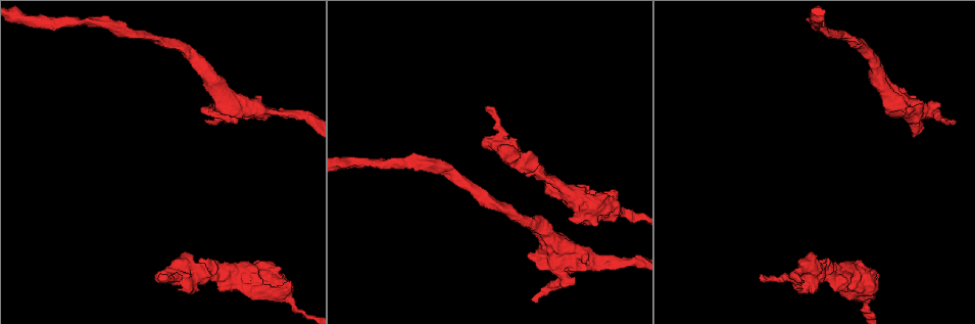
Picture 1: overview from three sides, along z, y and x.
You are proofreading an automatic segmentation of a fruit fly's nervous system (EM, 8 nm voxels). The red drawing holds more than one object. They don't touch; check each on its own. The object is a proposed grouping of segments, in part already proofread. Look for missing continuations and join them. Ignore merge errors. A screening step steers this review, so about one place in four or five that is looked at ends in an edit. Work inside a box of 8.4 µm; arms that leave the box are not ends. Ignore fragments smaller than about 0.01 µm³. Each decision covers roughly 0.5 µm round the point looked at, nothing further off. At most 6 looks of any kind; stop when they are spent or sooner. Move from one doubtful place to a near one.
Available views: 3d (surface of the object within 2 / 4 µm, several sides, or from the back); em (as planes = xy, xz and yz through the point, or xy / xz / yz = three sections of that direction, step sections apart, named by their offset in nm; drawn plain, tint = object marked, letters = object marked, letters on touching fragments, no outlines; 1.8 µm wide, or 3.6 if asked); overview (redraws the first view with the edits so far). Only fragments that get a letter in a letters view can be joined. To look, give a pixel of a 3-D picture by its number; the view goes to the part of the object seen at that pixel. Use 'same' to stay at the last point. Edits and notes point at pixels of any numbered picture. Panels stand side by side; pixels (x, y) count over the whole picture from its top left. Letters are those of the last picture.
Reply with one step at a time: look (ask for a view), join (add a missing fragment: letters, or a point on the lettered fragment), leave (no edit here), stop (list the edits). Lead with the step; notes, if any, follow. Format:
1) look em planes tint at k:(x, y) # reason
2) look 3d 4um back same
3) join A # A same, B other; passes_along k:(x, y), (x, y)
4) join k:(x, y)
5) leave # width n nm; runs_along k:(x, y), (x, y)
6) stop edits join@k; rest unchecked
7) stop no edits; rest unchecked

look 3d 2um at 1:(829, 261) # an open end

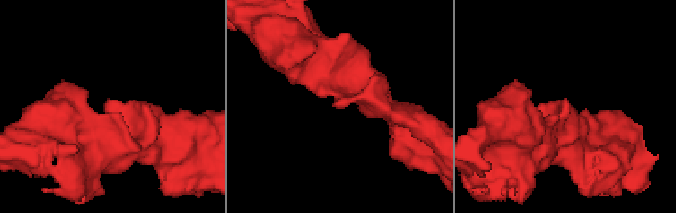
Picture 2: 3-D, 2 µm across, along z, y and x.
look em planes letters at 2:(334, 105)

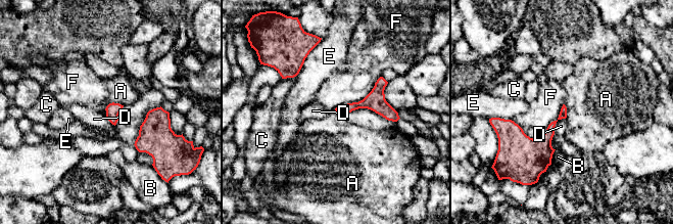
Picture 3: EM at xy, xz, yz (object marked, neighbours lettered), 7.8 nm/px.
leave # A other, B other, C other, D other, E other, F other; runs_along 3:(337, 110), (379, 104), (395, 118); none of them fits

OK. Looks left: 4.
look 3d 4um at 1:(619, 194) # stops while still wide

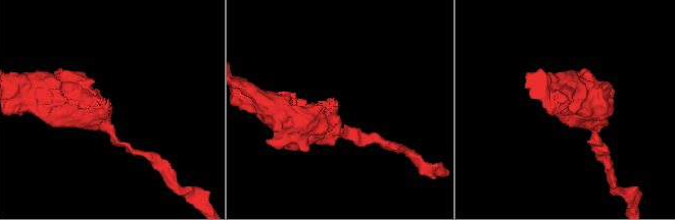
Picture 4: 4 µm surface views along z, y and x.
look em 3.6um planes letters at 4:(337, 103)

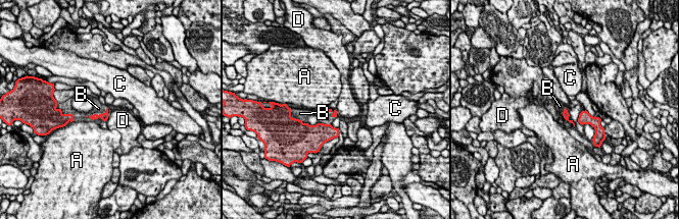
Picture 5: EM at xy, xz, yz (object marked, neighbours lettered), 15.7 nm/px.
join B # A other, B same, C other, D other; the cell continues

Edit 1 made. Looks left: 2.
look em planes letters at 1:(952, 122) # branch stops here

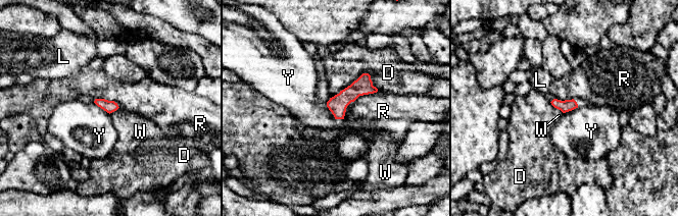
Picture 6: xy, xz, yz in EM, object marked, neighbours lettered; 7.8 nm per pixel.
leave # longest_contact R 360 nm; D other, L other, R other, W other, Y other; none of them fits

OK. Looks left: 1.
stop edits join@5; rest unchecked

